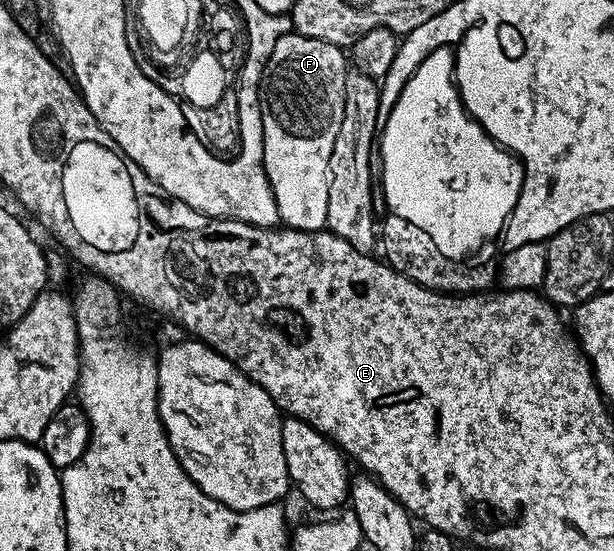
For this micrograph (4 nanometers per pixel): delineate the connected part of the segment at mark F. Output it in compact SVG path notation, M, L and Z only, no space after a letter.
M286 32L276 41L264 65L258 91L258 109L264 133L264 171L278 204L280 222L289 230L322 230L327 227L330 152L334 152L334 140L338 137L338 128L342 128L342 108L346 108L346 76L349 69L349 59L341 47L295 32Z

